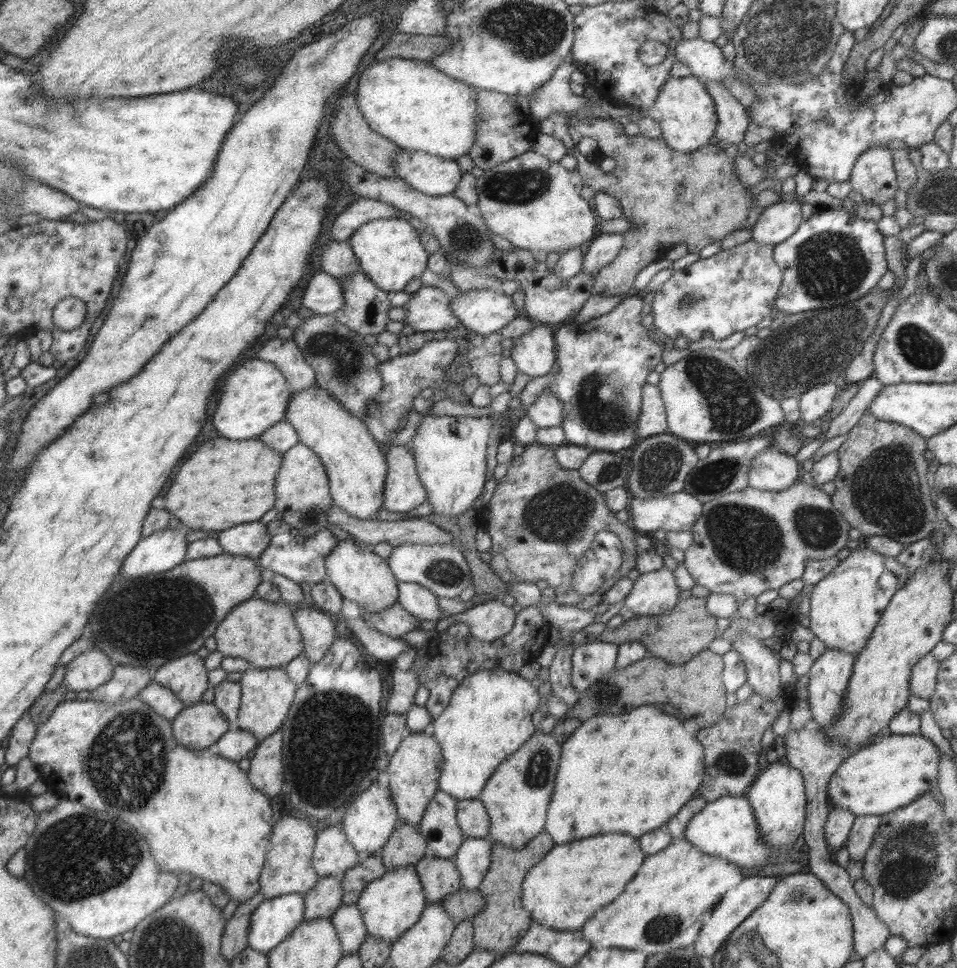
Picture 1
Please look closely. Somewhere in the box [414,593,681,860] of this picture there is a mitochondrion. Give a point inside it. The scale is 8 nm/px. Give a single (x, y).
(537, 773)

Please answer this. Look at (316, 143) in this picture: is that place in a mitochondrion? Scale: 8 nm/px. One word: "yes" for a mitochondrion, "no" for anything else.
no

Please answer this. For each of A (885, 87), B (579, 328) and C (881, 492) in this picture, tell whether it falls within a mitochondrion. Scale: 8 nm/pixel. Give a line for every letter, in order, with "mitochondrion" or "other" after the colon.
A: other
B: other
C: mitochondrion

